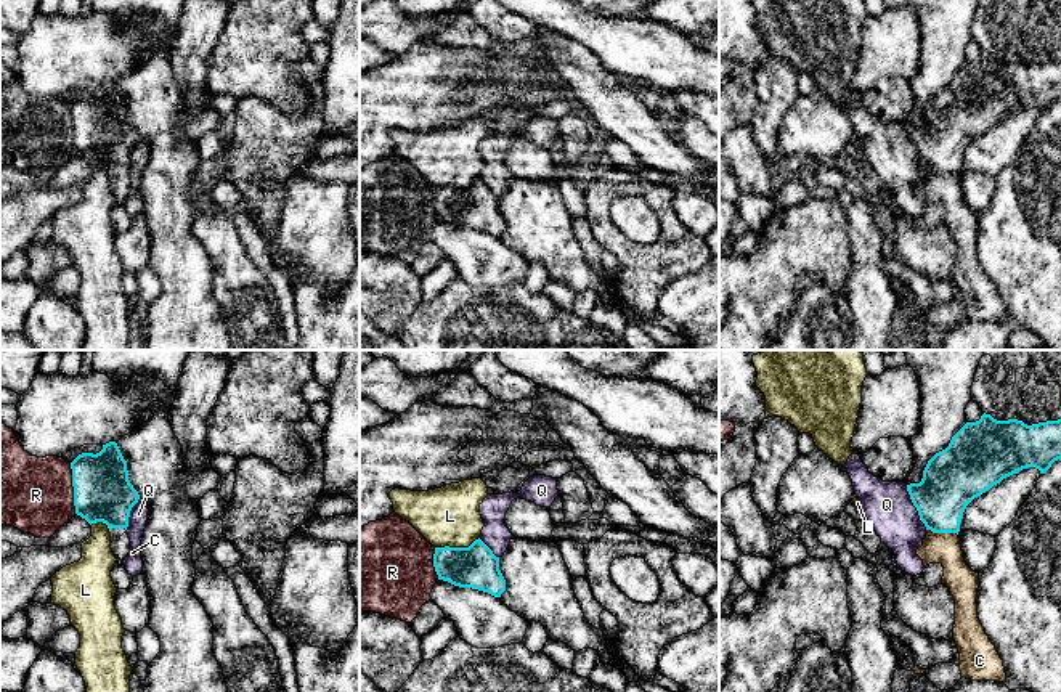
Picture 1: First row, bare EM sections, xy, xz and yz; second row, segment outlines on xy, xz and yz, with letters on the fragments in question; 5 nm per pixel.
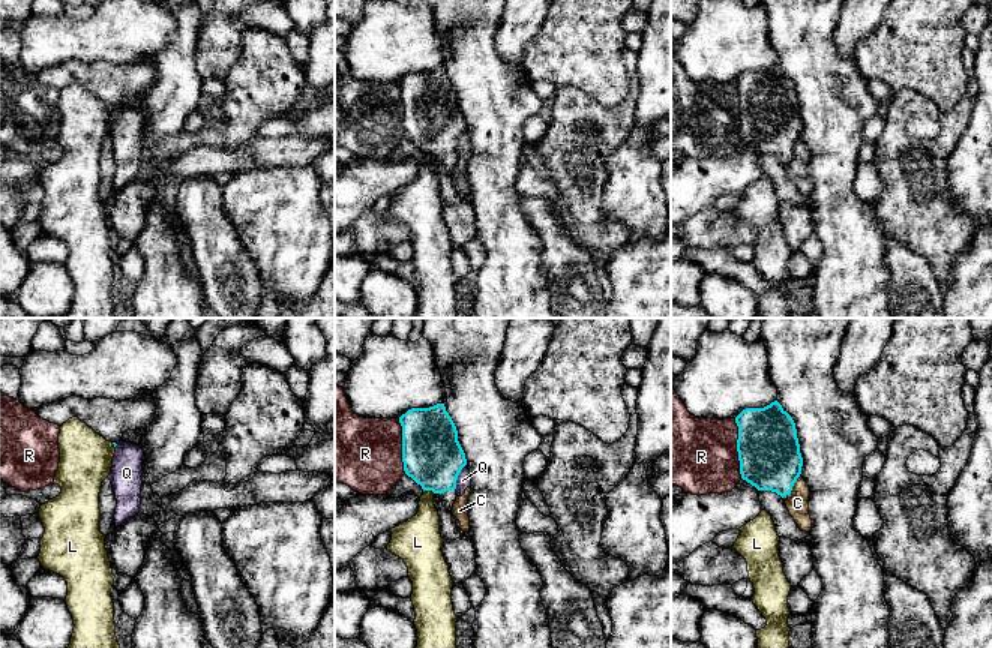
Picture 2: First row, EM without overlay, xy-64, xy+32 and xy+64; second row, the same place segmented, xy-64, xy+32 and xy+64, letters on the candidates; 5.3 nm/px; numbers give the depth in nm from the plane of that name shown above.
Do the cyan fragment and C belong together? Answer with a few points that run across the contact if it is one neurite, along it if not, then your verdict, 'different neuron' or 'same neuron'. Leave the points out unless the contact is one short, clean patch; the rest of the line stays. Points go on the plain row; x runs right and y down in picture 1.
line yz (926, 169), (957, 175); different neuron

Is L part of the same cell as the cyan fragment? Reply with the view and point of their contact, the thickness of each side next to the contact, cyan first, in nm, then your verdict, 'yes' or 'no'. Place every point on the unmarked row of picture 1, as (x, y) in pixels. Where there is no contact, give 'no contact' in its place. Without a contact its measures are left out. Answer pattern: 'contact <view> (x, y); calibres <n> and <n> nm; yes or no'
contact xz (456, 188); calibres 220 and 300 nm; no

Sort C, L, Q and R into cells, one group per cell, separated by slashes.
C Q / L / R

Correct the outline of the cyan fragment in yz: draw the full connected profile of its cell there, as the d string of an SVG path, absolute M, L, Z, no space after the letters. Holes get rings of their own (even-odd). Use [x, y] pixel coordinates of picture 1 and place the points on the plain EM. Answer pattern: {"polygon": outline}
{"polygon": "M984 53L979 61L966 63L949 87L928 101L921 122L907 125L907 132L926 170L958 175L963 153L974 138L1022 109L1035 108L1045 114L1058 100L1061 59L1027 66L1018 59L997 61Z"}

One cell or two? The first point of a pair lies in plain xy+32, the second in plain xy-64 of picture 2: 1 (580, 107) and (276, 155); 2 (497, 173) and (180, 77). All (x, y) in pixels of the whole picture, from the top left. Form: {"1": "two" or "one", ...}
{"1": "two", "2": "two"}

